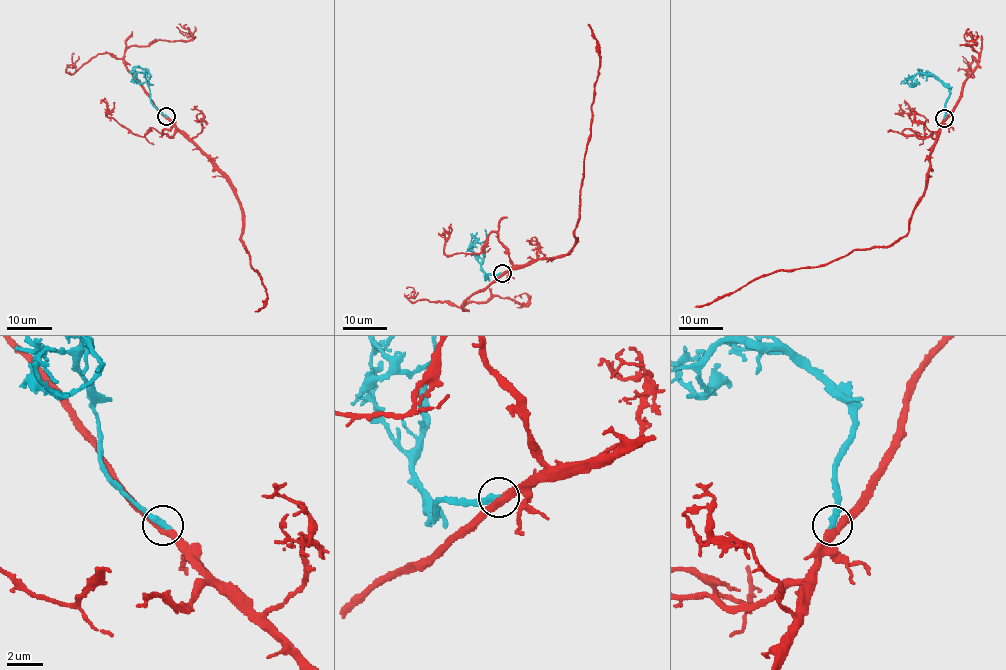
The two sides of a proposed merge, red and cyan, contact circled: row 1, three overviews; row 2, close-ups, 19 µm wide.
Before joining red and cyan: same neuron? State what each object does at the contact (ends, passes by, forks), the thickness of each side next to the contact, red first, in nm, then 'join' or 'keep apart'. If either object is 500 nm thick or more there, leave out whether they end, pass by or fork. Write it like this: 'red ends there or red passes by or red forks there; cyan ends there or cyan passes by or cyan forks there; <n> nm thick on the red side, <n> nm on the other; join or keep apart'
red passes by; cyan ends there; 400 nm thick on the red side, 400 nm on the other; join

